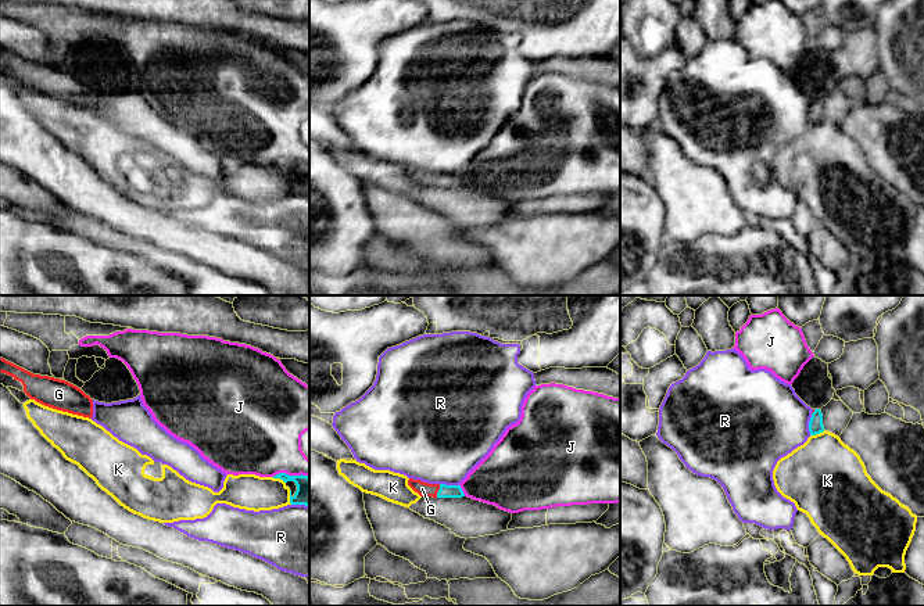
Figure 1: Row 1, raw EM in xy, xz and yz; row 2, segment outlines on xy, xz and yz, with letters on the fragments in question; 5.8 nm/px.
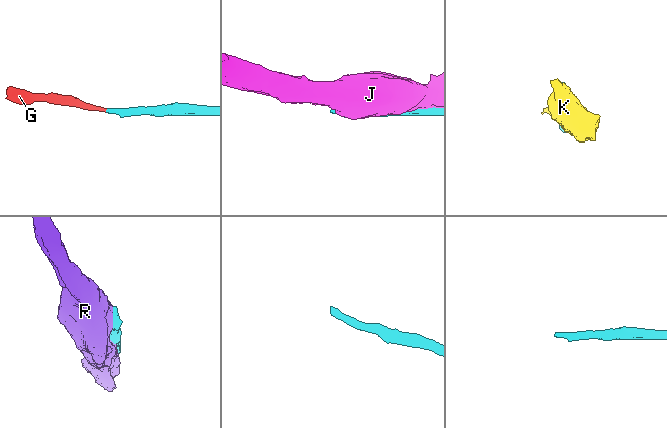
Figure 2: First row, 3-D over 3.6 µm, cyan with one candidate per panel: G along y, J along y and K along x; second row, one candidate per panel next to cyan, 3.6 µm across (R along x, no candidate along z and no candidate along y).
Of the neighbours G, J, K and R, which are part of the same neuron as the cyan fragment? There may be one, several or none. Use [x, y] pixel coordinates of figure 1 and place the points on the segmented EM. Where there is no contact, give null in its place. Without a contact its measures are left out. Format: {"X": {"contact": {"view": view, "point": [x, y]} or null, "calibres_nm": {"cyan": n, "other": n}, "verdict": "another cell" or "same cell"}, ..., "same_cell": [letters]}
{"G": {"contact": {"view": "xz", "point": [439, 491]}, "calibres_nm": {"cyan": 80, "other": 80}, "verdict": "same cell"}, "J": {"contact": {"view": "xz", "point": [461, 490]}, "calibres_nm": {"cyan": 80, "other": 320}, "verdict": "another cell"}, "K": {"contact": {"view": "yz", "point": [817, 433]}, "calibres_nm": {"cyan": 80, "other": 440}, "verdict": "another cell"}, "R": {"contact": {"view": "yz", "point": [809, 425]}, "calibres_nm": {"cyan": 80, "other": 460}, "verdict": "another cell"}, "same_cell": ["G"]}

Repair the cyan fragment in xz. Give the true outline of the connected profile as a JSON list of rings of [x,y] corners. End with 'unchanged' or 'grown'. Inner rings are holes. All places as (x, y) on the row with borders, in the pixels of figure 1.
[[[408,480],[408,485],[420,496],[433,498],[462,498],[465,496],[461,485],[429,484],[420,480]]]; grown

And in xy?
[[[279,473],[273,478],[280,478],[284,483],[294,481],[297,491],[293,495],[290,491],[290,503],[291,505],[305,505],[309,506],[309,477],[308,476],[289,476],[286,473]]]; unchanged

